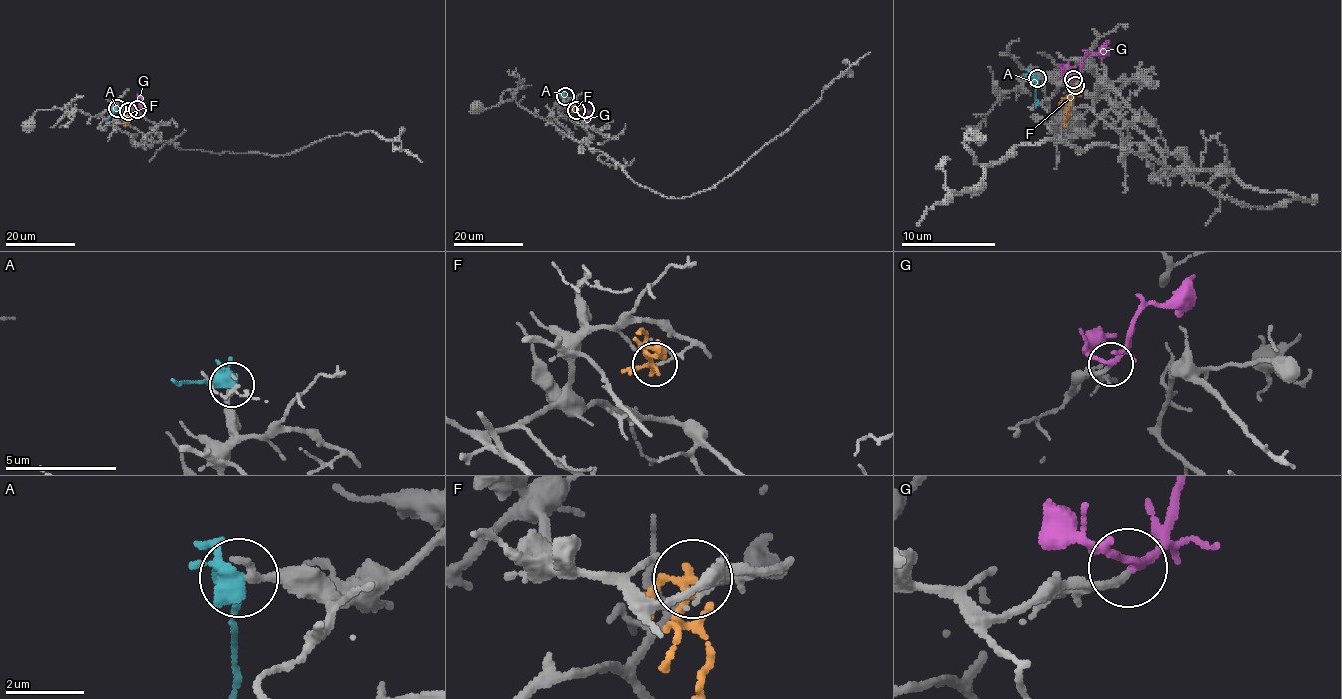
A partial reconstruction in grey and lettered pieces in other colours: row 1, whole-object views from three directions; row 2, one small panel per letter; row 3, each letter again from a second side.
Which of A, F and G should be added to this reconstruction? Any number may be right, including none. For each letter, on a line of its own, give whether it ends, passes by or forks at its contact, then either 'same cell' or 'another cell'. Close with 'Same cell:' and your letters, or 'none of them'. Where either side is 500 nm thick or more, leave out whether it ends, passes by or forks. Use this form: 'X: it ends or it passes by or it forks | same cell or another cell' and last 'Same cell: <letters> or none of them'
A: it forks | another cell
F: it passes by | another cell
G: it passes by | same cell
Same cell: G

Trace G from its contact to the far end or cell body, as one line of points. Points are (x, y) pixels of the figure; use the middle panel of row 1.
G: (585, 109), (589, 114), (585, 122)

